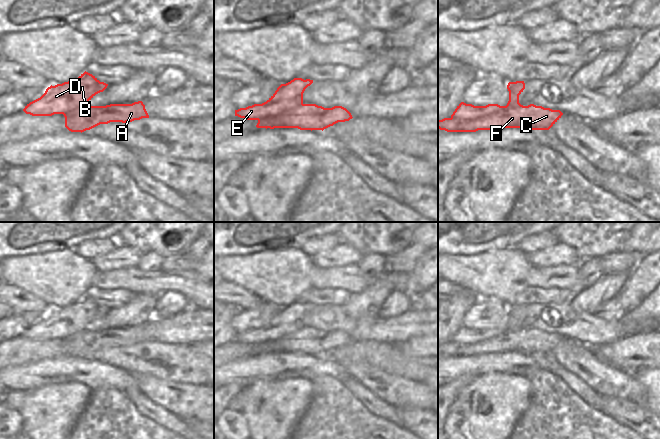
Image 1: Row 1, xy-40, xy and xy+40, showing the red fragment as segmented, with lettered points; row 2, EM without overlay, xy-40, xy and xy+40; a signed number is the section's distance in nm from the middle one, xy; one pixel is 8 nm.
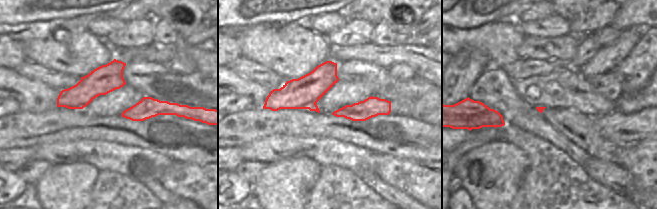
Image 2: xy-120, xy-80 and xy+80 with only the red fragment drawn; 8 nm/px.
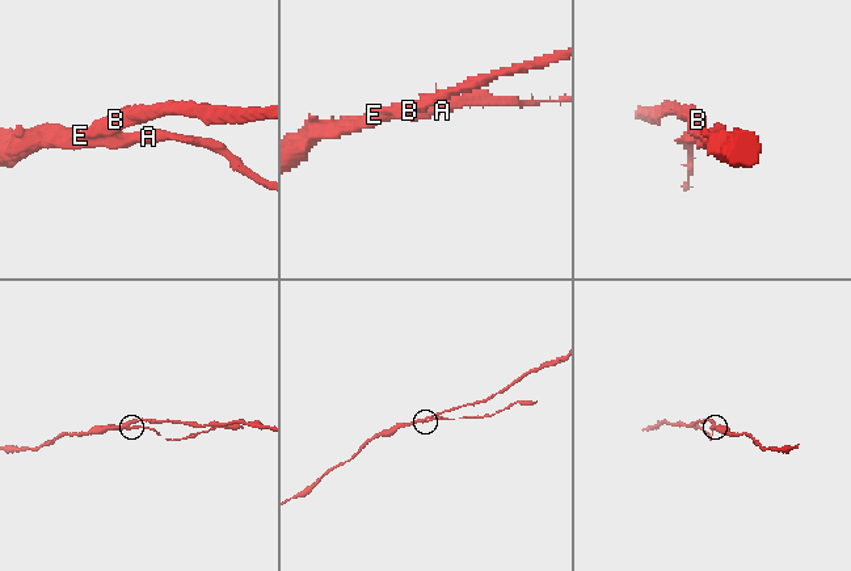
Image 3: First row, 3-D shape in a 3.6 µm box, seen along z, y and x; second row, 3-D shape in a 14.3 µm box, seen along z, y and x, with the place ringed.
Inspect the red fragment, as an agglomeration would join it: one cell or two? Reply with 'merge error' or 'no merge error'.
merge error

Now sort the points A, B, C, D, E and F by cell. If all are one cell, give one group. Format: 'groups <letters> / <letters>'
groups A C F / B D E

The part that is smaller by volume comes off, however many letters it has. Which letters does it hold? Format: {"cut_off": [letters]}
{"cut_off": ["A", "C", "F"]}

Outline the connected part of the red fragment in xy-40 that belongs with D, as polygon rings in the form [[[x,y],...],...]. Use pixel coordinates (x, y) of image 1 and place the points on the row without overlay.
[[[84,296],[78,302],[50,310],[38,323],[25,330],[23,335],[32,340],[52,340],[66,338],[87,327],[98,317],[103,316],[108,308],[100,306],[95,300]]]

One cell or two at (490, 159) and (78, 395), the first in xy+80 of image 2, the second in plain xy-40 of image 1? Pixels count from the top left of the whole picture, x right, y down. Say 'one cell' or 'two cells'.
one cell

